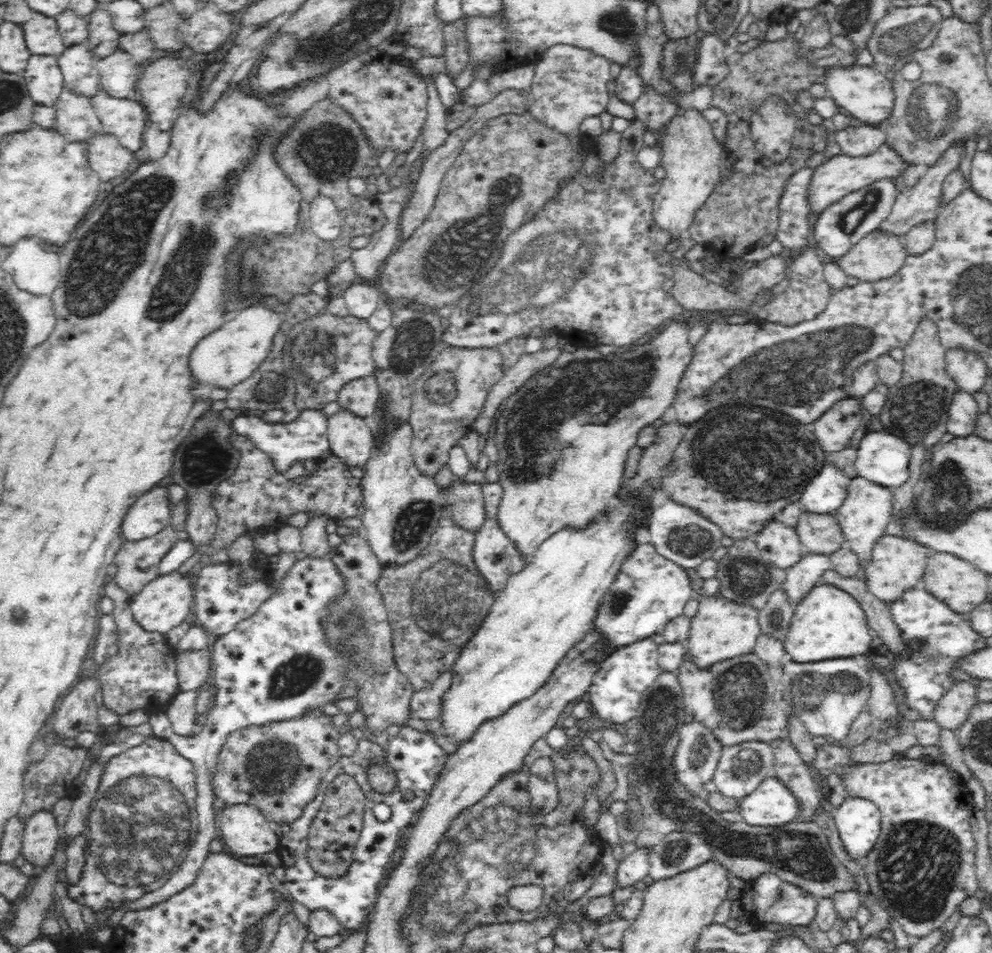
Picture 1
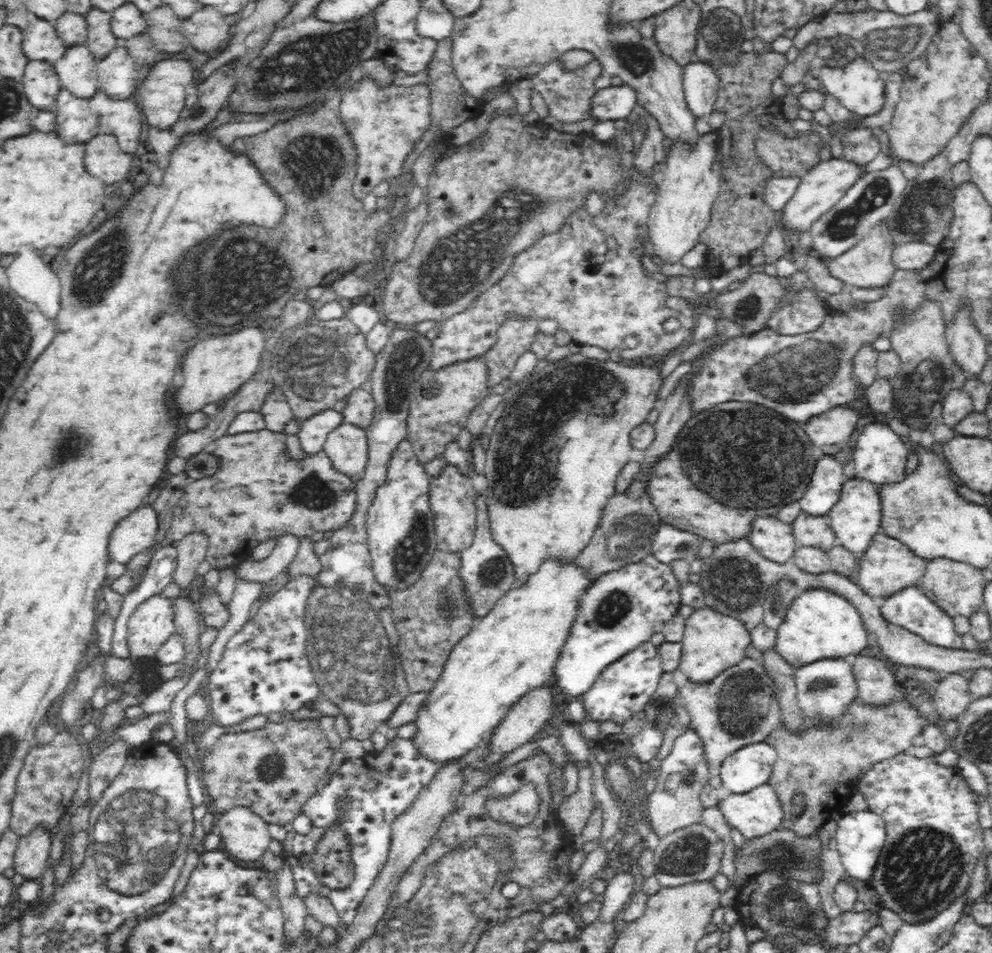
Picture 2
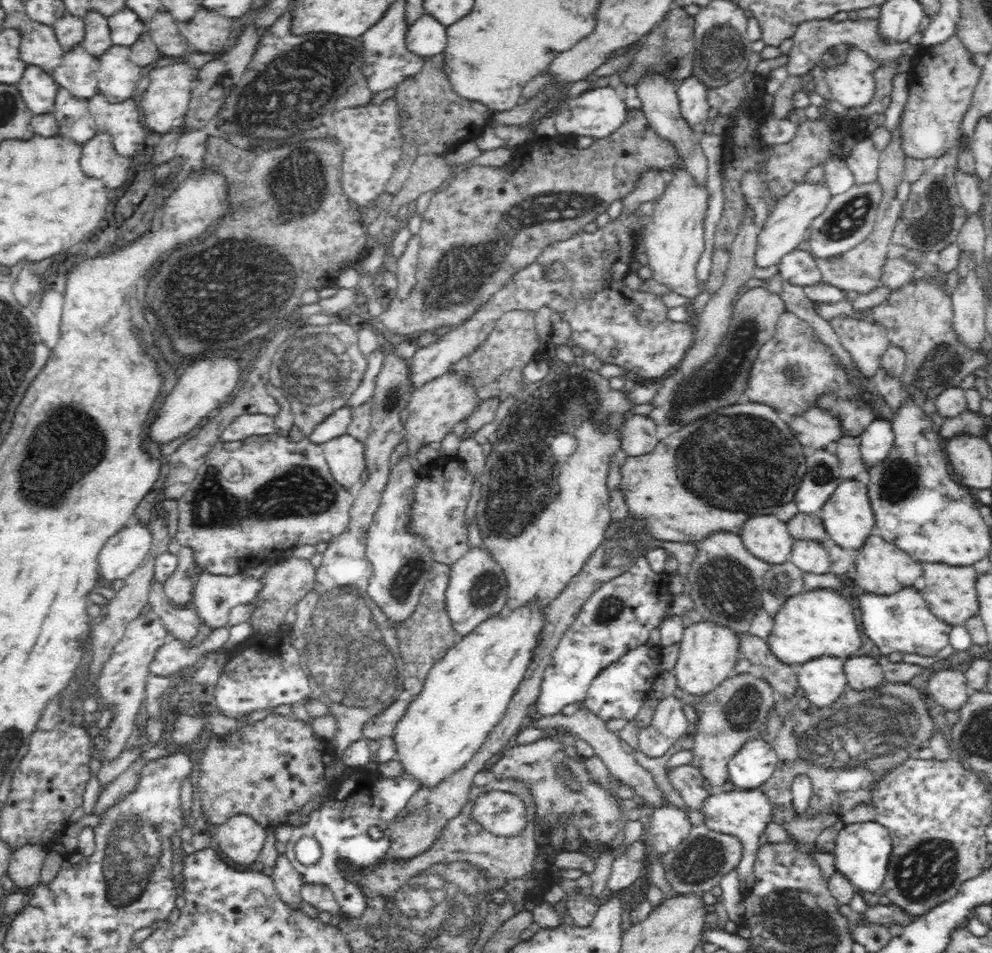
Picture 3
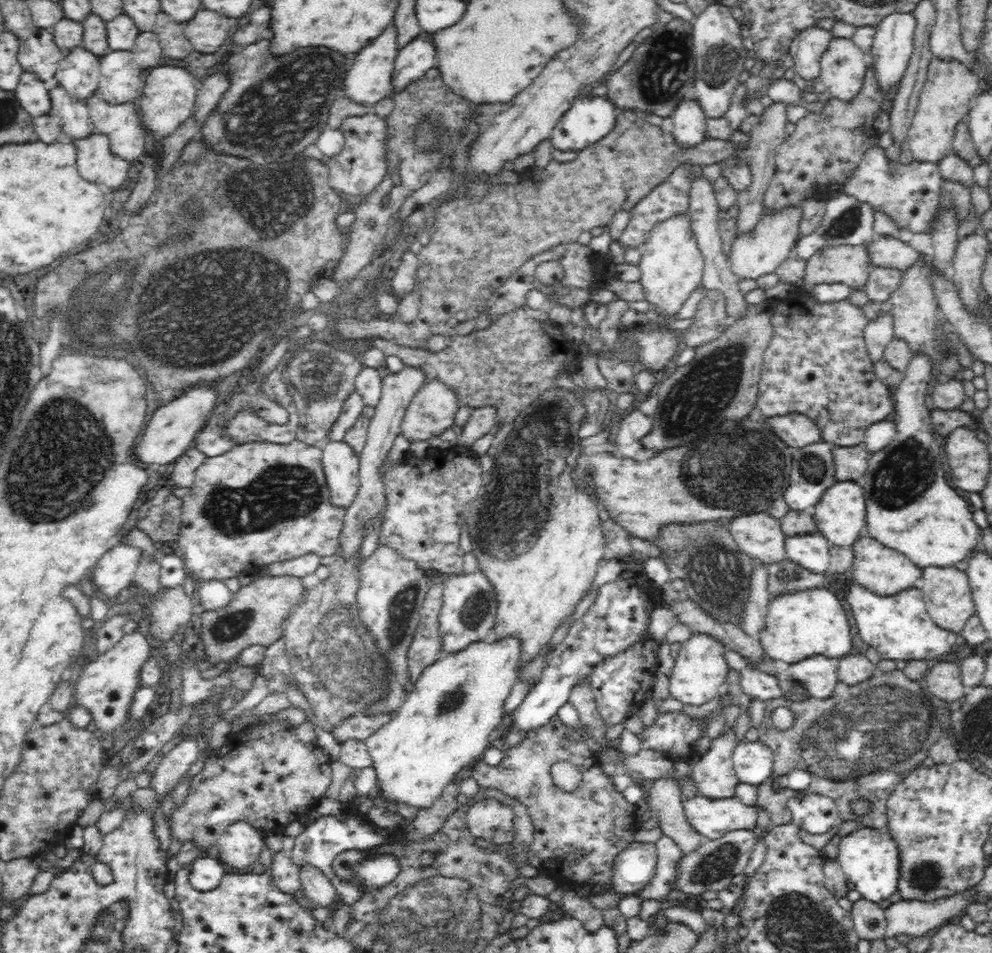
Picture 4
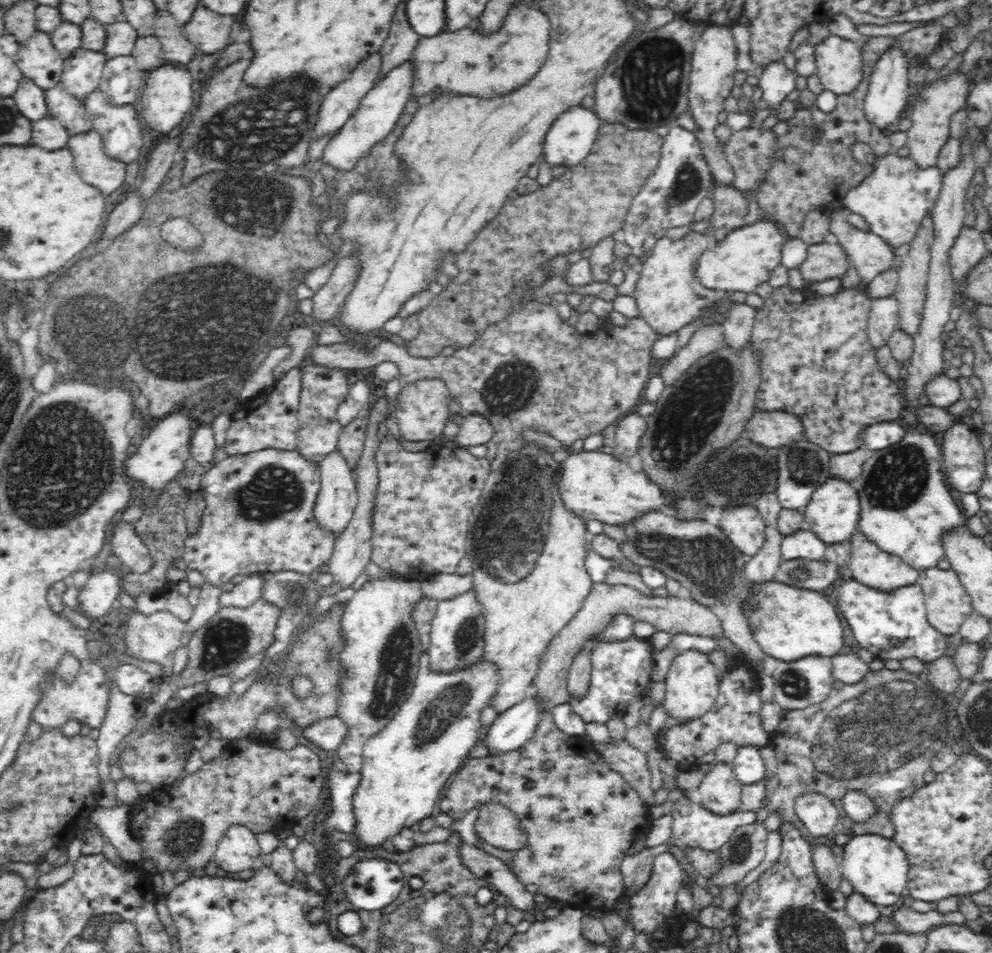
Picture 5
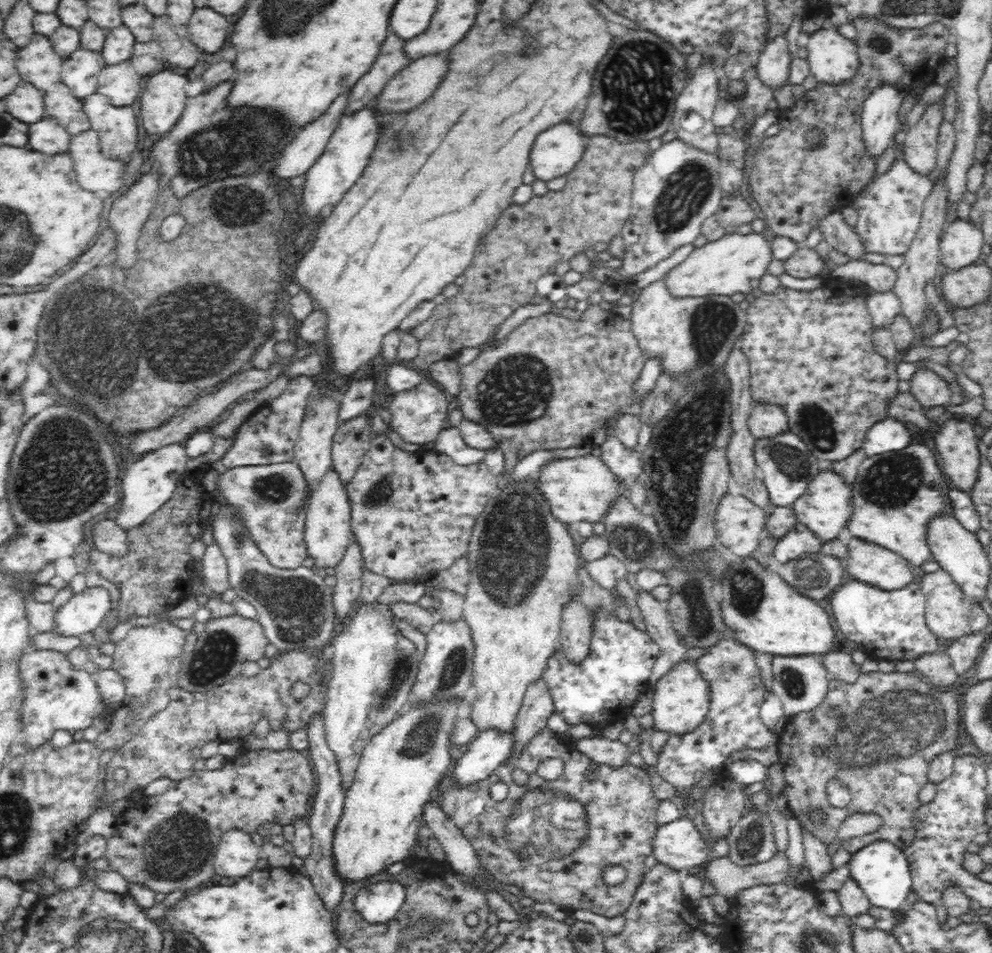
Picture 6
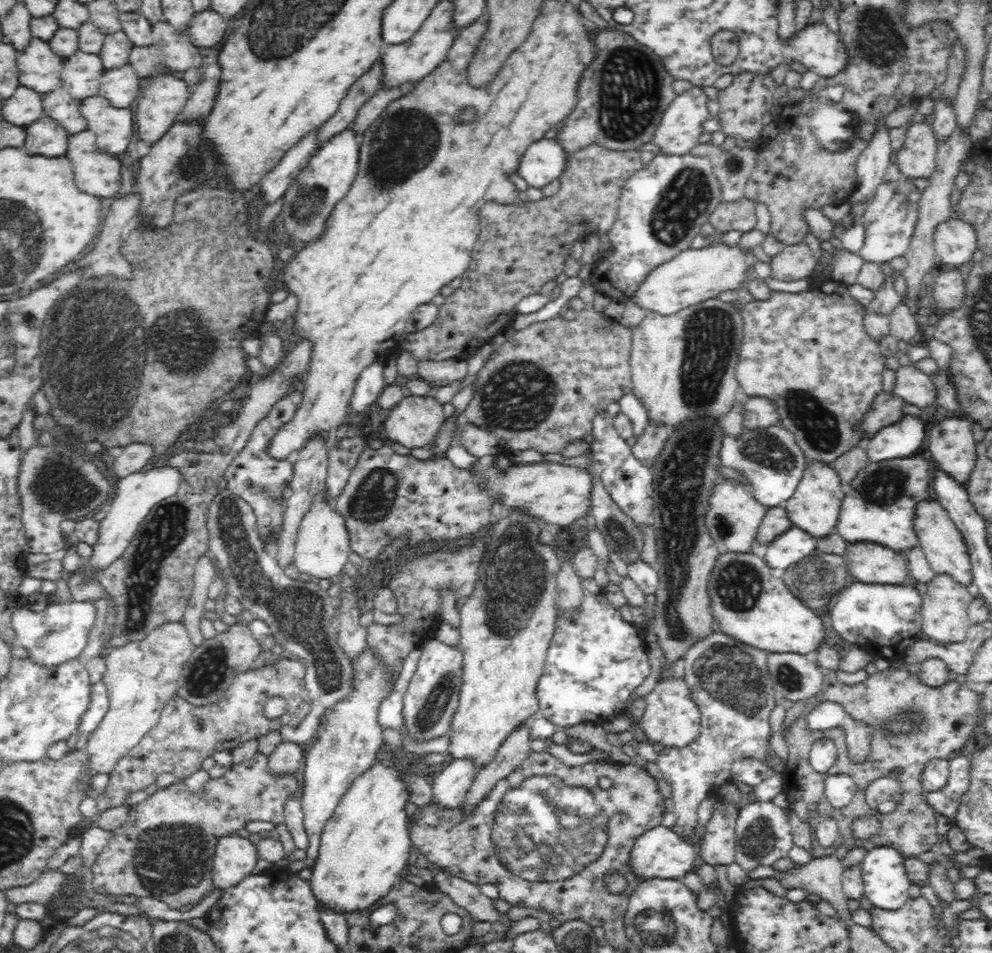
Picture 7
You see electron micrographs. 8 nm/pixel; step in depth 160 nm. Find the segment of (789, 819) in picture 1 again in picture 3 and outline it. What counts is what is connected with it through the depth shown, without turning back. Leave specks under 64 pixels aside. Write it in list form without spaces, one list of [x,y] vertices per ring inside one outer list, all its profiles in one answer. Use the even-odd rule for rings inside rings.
[[[762,789],[752,790],[732,790],[730,792],[717,791],[704,800],[704,806],[701,809],[704,814],[704,823],[714,831],[735,836],[742,845],[741,859],[736,868],[738,871],[738,880],[740,892],[745,894],[754,884],[754,862],[756,854],[760,850],[760,836],[772,822],[772,803],[770,797]]]

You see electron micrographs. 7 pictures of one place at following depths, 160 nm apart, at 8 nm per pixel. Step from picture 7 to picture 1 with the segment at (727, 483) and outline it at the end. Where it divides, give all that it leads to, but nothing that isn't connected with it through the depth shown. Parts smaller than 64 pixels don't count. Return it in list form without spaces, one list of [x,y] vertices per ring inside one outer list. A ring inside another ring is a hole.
[[[771,521],[752,538],[762,557],[777,568],[790,569],[803,560],[804,549],[795,528]]]

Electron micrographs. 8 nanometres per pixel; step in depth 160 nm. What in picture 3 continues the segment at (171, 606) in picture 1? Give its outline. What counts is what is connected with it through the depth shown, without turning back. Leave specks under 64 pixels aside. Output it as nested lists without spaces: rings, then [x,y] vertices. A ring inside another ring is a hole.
[[[153,609],[142,612],[128,624],[125,634],[116,644],[110,660],[104,664],[95,687],[100,694],[102,706],[112,708],[113,717],[105,730],[108,741],[104,744],[106,748],[104,748],[103,762],[116,760],[122,754],[124,746],[128,744],[128,738],[134,732],[135,721],[139,718],[140,703],[145,698],[145,684],[151,674],[150,663],[154,660],[157,650],[164,644],[168,644],[173,638],[173,635],[162,623],[160,615],[156,614]]]

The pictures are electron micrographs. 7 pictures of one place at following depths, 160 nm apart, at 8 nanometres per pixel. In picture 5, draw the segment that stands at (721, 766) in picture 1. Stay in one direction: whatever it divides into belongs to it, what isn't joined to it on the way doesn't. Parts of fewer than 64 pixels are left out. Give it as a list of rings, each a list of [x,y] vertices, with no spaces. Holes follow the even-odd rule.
[[[758,745],[738,746],[733,762],[736,779],[743,785],[754,785],[767,778],[767,764]]]

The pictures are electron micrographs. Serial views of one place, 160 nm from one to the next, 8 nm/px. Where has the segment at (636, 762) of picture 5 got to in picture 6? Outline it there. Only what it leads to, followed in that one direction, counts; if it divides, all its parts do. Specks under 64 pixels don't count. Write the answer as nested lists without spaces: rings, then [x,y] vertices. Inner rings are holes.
[[[599,734],[576,742],[576,748],[596,763],[605,764],[614,769],[626,767],[630,762],[628,745],[620,740],[609,740]]]

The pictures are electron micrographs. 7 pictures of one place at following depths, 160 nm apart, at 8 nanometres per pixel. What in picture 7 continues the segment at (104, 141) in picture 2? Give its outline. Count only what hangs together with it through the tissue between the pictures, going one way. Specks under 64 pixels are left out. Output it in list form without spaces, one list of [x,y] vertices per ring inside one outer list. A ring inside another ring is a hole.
[[[91,130],[70,136],[68,158],[74,164],[76,184],[82,192],[111,198],[122,186],[122,168],[116,156],[102,153]]]

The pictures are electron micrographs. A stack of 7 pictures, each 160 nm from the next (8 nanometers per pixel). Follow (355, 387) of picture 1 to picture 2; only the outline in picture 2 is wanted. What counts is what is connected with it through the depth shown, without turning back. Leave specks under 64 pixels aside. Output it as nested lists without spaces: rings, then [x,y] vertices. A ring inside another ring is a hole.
[[[353,388],[345,398],[343,420],[366,428],[374,418],[375,402],[366,388]]]

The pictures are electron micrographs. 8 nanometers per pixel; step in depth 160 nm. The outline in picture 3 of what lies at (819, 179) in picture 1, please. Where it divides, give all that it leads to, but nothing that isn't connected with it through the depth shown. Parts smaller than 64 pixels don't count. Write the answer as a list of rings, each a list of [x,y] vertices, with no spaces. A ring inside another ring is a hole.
[[[824,180],[799,182],[794,188],[771,205],[769,216],[762,226],[755,250],[756,266],[765,268],[800,246],[808,237],[811,222],[820,216],[832,200],[832,192]]]

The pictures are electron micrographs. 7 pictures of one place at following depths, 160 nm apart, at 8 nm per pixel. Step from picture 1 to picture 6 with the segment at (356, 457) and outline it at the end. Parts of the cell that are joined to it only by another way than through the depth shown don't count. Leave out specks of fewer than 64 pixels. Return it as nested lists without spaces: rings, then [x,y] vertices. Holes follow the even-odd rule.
[[[330,468],[318,481],[318,488],[313,491],[307,509],[305,540],[309,547],[310,560],[308,564],[315,565],[319,569],[334,568],[342,560],[350,541],[355,539],[352,520],[347,483],[340,479],[340,473],[336,469]]]

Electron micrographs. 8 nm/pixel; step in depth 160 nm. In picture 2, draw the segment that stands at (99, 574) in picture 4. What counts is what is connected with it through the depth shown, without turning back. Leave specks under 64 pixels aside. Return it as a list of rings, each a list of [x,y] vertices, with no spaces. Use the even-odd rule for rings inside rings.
[[[143,504],[118,522],[109,538],[110,560],[128,564],[134,554],[154,545],[159,517],[153,506]]]

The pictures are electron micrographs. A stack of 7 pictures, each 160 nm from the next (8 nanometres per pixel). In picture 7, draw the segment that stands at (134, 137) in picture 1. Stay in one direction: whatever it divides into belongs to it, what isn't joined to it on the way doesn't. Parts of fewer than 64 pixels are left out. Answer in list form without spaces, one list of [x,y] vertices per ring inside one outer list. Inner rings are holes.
[[[103,96],[81,100],[80,112],[88,120],[88,130],[95,132],[102,153],[116,156],[128,150],[134,134],[134,120],[129,108],[116,108]]]

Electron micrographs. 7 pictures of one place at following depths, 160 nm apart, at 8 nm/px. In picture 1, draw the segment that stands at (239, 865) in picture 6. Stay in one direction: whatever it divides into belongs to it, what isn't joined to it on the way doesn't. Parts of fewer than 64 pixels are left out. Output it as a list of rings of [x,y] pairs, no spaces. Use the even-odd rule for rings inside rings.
[[[227,805],[218,809],[217,828],[220,840],[234,855],[260,856],[264,858],[266,853],[276,851],[280,844],[280,831],[274,830],[274,825],[266,820],[259,808],[252,805]]]

